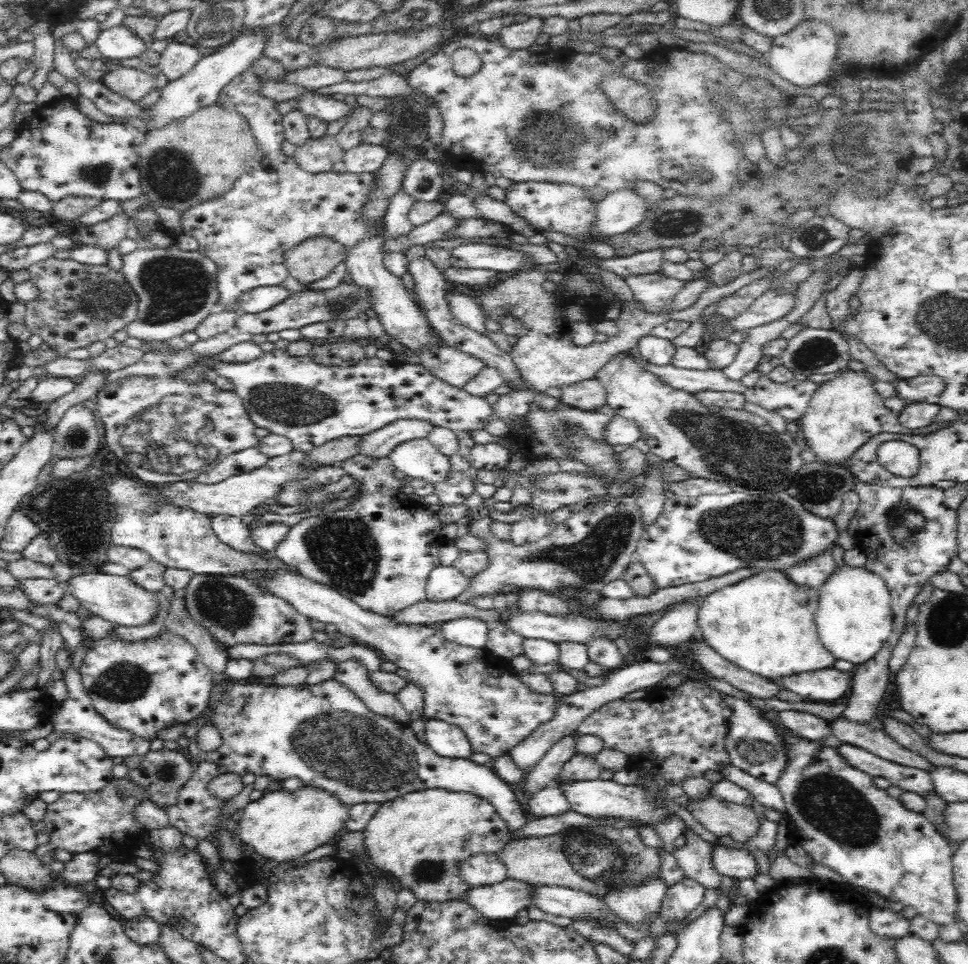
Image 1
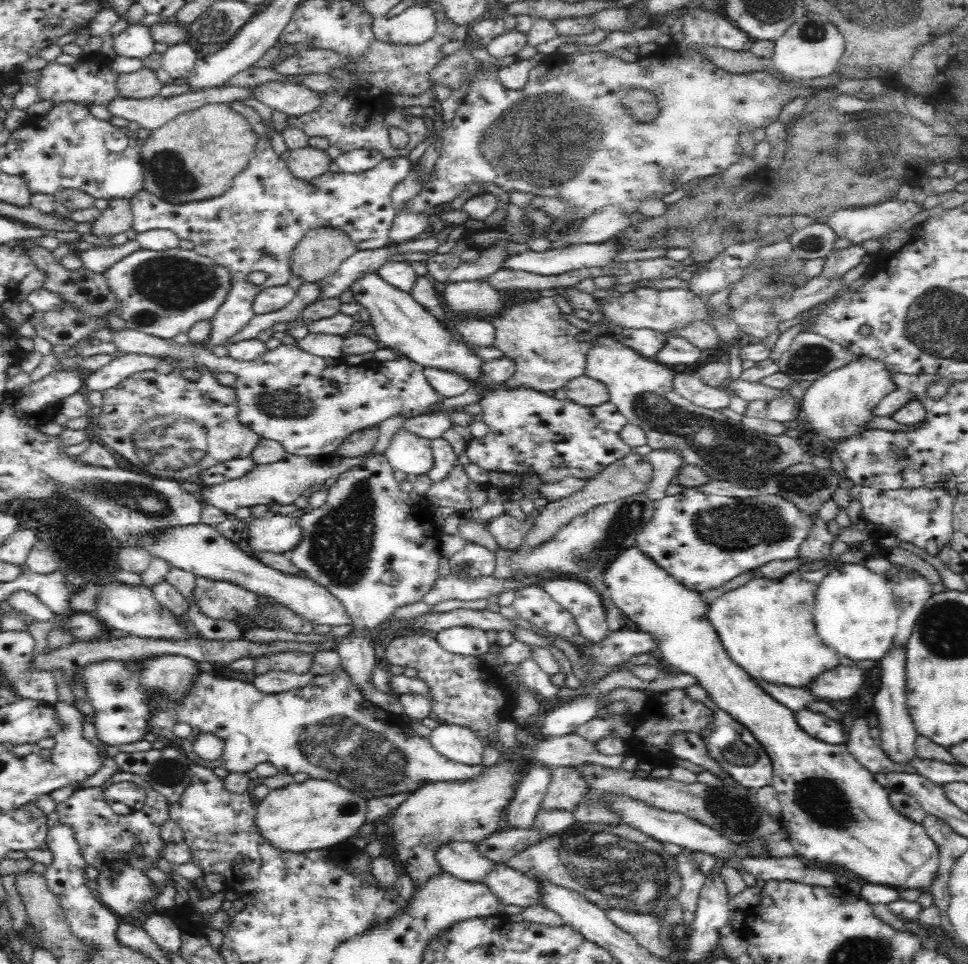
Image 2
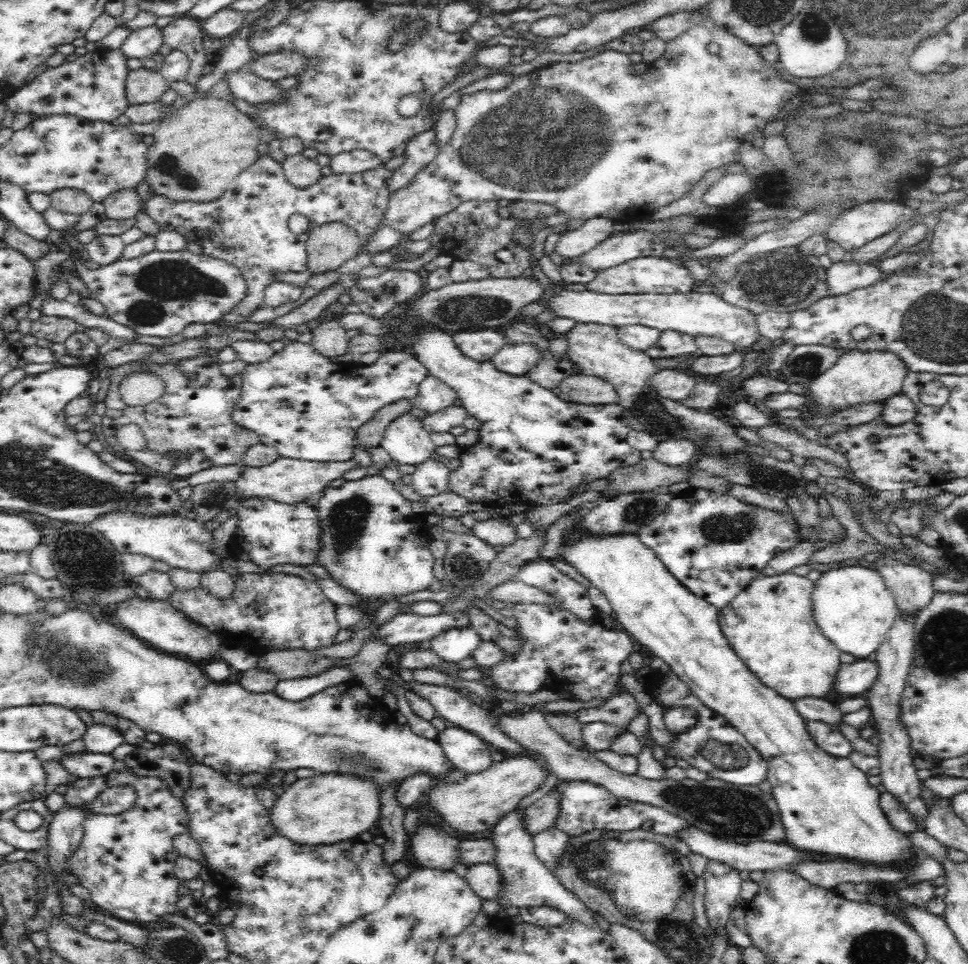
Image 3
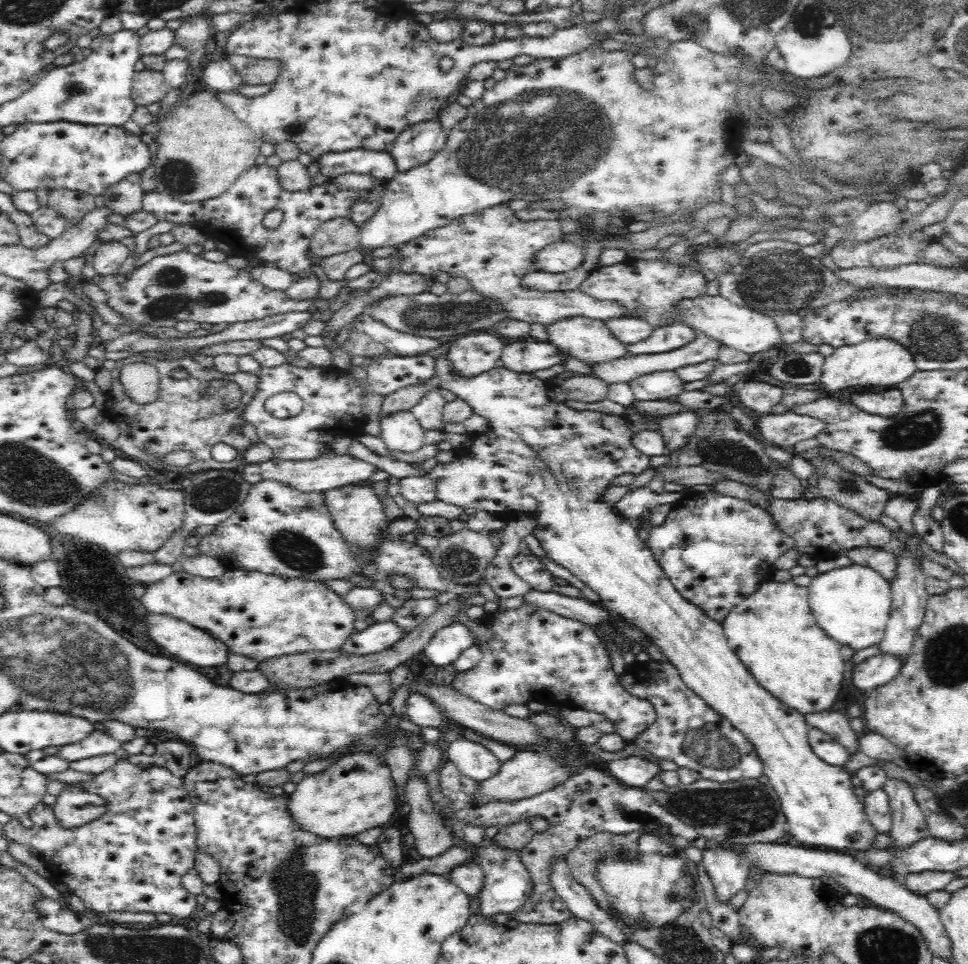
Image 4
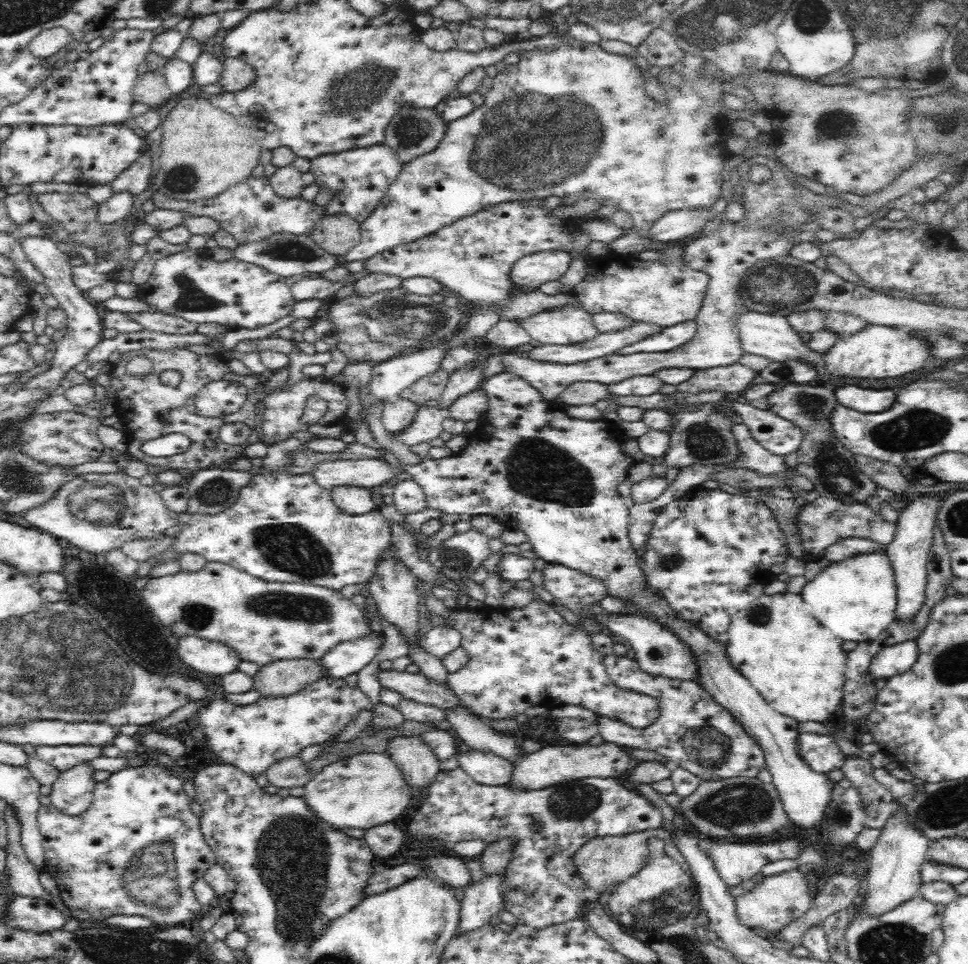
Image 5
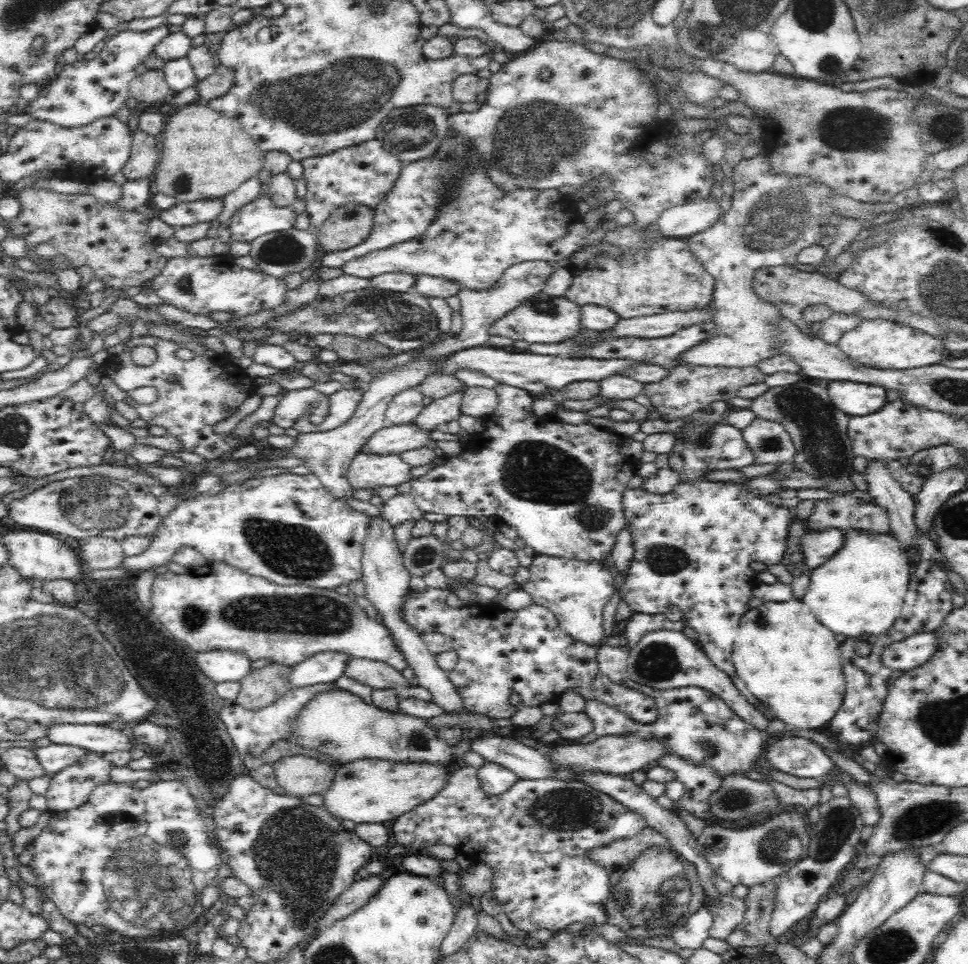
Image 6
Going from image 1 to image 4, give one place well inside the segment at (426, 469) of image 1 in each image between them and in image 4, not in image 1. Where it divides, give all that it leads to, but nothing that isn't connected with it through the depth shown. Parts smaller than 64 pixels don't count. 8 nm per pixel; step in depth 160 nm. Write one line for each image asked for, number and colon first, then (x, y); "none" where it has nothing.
2: (410, 453)
3: (406, 439)
4: (400, 431)

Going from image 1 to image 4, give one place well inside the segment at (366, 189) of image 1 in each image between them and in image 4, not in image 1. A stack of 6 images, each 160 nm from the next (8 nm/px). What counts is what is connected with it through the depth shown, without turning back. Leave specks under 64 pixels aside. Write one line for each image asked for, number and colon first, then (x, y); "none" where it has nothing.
2: (254, 227)
3: (247, 226)
4: (235, 218)

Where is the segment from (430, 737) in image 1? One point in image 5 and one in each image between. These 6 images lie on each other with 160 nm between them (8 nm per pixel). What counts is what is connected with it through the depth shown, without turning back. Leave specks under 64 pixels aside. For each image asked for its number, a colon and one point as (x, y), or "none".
2: (459, 744)
3: (466, 751)
4: (475, 761)
5: (486, 768)

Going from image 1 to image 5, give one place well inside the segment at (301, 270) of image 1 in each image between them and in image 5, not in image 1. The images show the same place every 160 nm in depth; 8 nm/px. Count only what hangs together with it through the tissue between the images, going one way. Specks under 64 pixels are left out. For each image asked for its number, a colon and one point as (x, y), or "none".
2: (321, 252)
3: (328, 246)
4: (338, 235)
5: (337, 234)

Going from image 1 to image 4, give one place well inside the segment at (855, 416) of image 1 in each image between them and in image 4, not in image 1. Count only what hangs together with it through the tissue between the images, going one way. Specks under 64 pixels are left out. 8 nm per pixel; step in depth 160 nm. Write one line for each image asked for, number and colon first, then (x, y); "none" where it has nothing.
2: (837, 405)
3: (858, 377)
4: (879, 361)

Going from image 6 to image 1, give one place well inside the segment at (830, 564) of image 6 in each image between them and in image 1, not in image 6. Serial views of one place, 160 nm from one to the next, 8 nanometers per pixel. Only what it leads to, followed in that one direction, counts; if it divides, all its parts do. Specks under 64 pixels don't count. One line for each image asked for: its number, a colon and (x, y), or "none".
1: (854, 618)
2: (855, 613)
3: (852, 606)
4: (853, 603)
5: (856, 598)

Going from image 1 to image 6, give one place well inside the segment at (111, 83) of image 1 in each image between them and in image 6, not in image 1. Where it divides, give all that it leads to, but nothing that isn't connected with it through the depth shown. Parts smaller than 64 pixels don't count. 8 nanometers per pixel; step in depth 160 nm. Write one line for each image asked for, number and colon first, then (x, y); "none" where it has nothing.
2: (143, 83)
3: (144, 86)
4: (148, 86)
5: (150, 88)
6: (151, 86)

